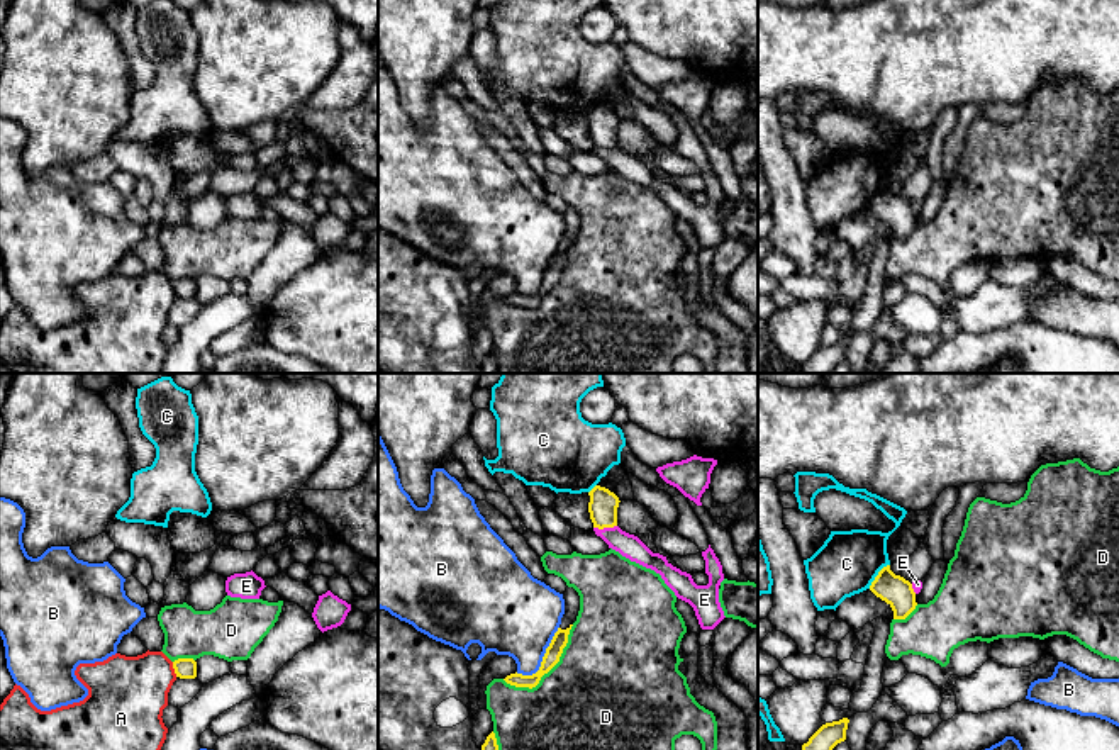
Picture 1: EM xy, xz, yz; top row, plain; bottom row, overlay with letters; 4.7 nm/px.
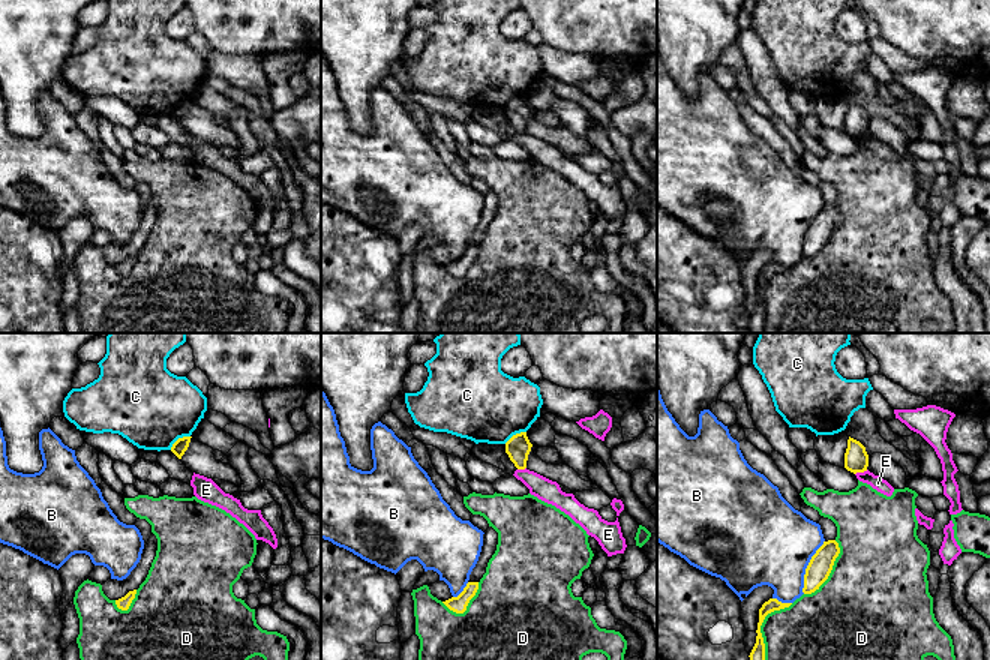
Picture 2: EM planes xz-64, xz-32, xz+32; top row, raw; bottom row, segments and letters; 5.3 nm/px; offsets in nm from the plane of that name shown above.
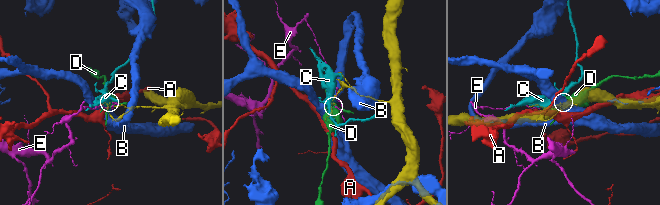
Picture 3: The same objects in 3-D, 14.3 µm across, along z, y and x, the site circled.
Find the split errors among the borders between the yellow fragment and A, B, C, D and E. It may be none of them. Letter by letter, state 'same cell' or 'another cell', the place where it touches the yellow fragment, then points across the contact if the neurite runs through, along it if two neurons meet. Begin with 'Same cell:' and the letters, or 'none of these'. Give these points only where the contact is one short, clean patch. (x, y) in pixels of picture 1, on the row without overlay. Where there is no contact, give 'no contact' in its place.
Same cell: none of these
A: another cell; contact xy (173, 287); border xy (172, 282), (177, 296)
B: another cell; contact xz (543, 279)
C: another cell; contact yz (877, 195); border yz (889, 184), (868, 207)
D: another cell; contact xz (546, 292)
E: another cell; contact xz (604, 146); border xz (616, 145), (594, 148)

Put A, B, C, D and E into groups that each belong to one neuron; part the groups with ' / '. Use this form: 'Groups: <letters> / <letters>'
Groups: A / B / C / D / E

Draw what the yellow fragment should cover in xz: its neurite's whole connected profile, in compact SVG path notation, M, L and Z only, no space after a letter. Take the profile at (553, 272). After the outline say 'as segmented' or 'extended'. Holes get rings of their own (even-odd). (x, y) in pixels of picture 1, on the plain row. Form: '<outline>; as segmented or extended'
M570 244L566 249L558 248L549 266L546 268L541 287L536 294L522 295L515 292L515 294L507 295L504 300L515 307L529 307L529 309L536 307L541 297L548 294L560 282L563 268L568 263L568 255L570 255L571 246L573 244Z; as segmented

